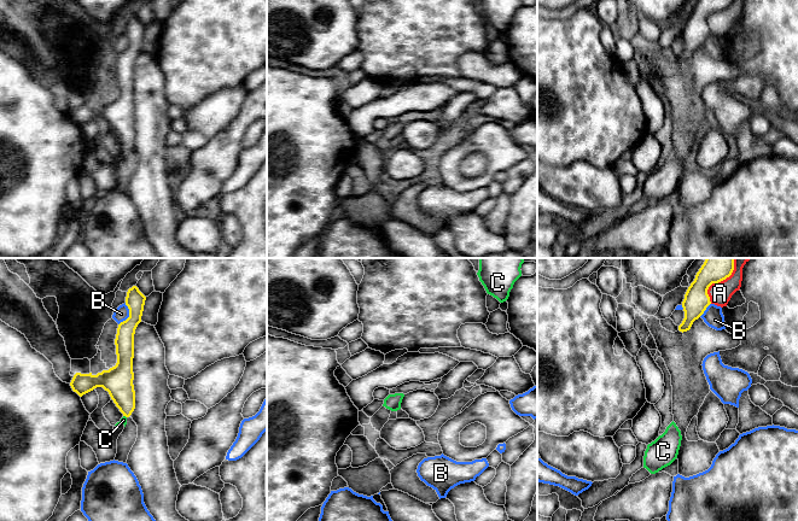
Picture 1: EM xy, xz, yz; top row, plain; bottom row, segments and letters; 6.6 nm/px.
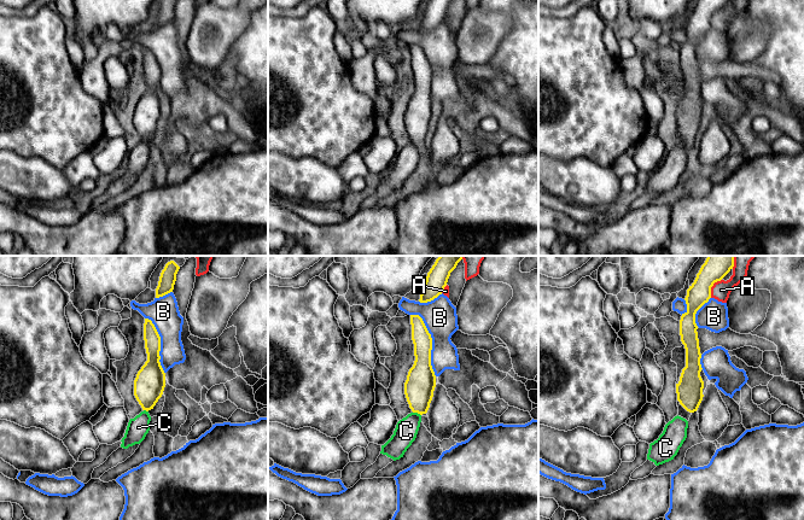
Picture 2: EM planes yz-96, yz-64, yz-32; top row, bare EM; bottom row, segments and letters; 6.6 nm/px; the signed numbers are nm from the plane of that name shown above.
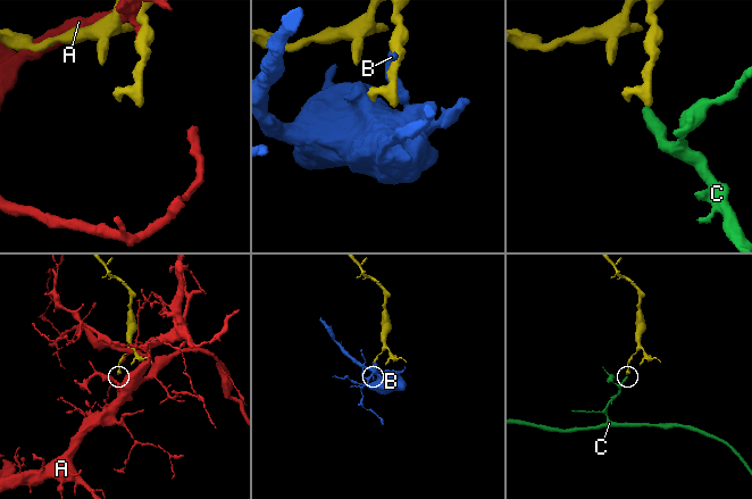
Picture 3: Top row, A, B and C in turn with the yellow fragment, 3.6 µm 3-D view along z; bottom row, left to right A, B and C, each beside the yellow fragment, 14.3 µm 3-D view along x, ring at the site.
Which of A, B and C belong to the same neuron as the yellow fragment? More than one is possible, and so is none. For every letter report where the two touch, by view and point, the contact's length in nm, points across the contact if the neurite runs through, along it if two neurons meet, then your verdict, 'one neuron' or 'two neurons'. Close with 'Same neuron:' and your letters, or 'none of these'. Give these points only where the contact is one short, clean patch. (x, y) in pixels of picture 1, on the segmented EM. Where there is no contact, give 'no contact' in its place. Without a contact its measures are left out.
A: meets yellow in yz at (720, 281); contact 340 nm long; two neurons
B: meets yellow in xy at (129, 315); contact 160 nm long; two neurons
C: meets yellow in xy at (124, 415); contact 30 nm long; border along xy (123, 415), (126, 417); two neurons
Same neuron: none of these

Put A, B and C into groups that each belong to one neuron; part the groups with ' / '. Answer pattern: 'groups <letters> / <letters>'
groups A / B / C

